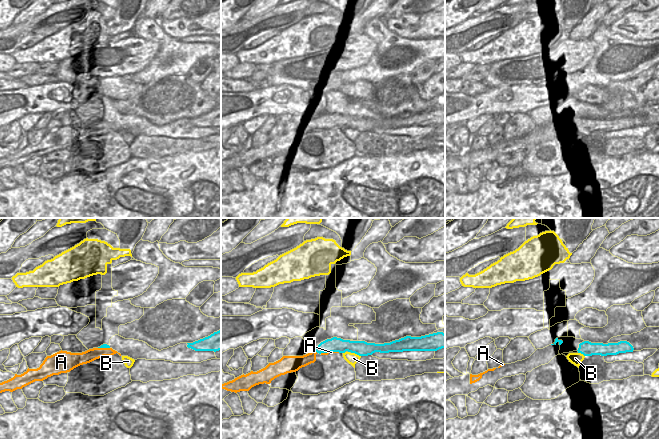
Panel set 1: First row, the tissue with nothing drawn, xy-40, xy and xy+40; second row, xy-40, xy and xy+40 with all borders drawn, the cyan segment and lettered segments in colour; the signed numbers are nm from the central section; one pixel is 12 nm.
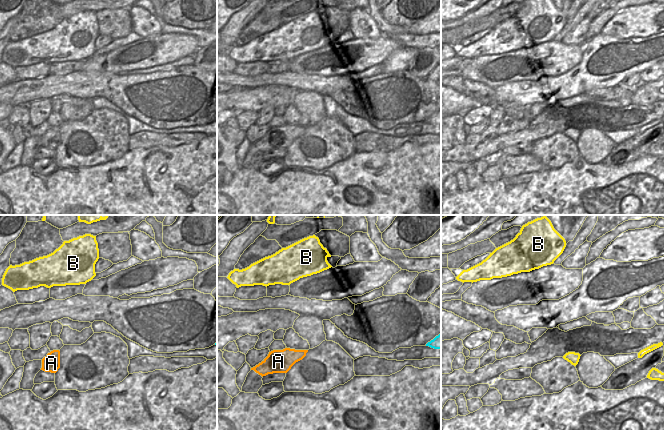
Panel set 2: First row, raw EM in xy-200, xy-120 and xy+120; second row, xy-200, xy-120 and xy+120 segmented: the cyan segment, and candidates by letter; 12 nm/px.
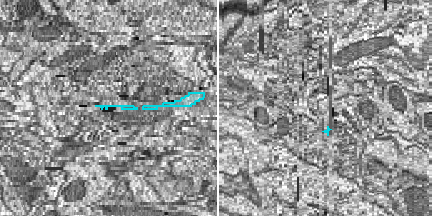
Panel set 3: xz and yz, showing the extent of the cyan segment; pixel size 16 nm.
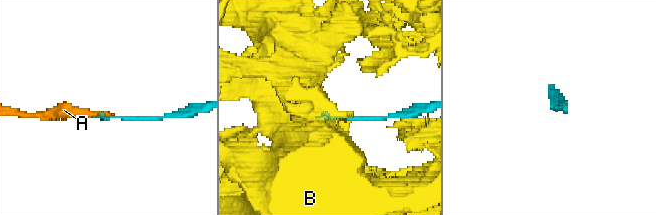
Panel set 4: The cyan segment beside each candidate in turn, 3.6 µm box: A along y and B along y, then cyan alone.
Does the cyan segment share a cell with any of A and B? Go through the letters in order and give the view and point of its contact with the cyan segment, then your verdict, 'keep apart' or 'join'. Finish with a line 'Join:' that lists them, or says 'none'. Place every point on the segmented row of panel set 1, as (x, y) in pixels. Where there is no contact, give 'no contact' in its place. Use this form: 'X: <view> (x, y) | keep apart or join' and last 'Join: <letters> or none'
A: xy (315, 351) | join
B: xy (356, 353) | keep apart
Join: A

